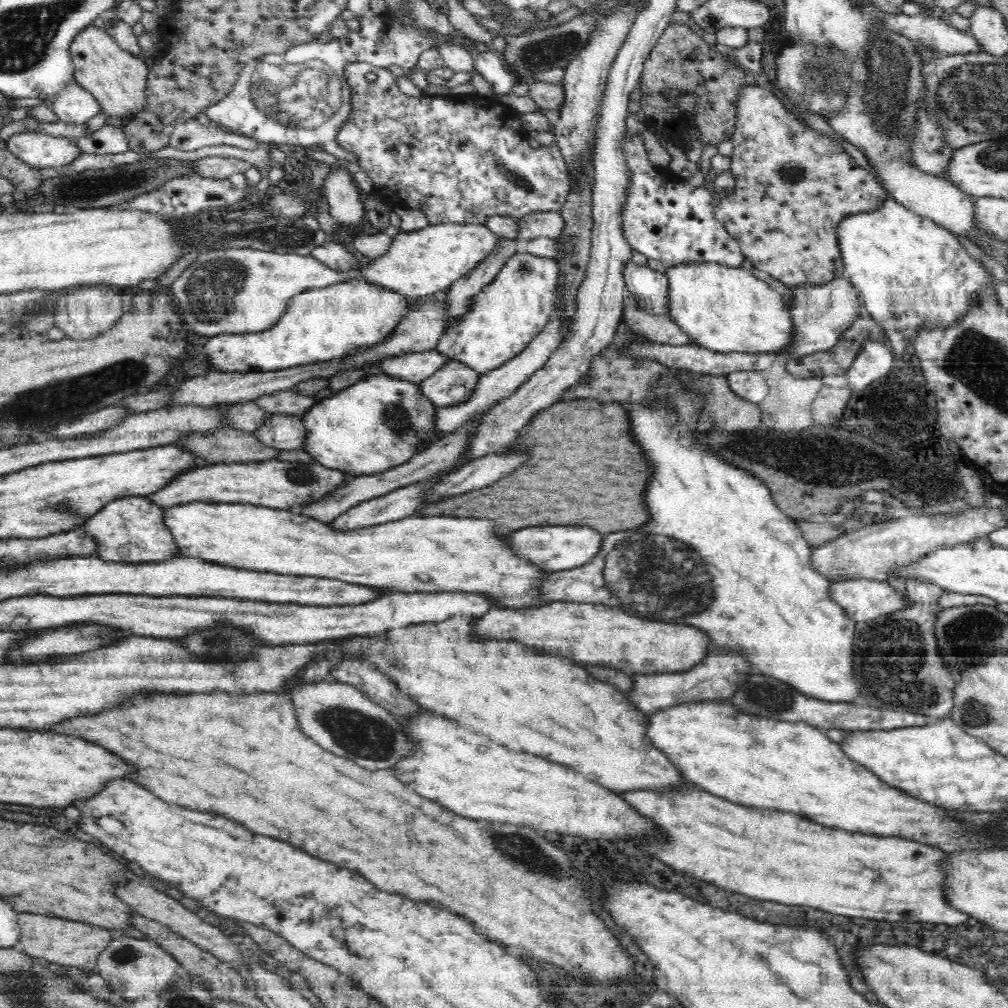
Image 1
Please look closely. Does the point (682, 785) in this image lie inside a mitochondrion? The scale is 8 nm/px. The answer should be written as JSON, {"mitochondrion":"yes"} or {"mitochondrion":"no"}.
{"mitochondrion":"no"}

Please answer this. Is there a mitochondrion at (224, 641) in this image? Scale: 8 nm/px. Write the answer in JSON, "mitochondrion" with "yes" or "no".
{"mitochondrion":"yes"}

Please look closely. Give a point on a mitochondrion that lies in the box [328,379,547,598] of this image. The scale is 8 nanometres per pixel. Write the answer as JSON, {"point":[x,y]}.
{"point":[397,418]}

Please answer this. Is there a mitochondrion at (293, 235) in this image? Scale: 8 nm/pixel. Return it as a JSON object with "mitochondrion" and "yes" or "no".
{"mitochondrion":"yes"}

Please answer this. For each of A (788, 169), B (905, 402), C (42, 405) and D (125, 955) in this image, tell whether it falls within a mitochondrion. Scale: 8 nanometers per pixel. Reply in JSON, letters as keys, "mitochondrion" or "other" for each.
{"A":"mitochondrion","B":"other","C":"mitochondrion","D":"mitochondrion"}

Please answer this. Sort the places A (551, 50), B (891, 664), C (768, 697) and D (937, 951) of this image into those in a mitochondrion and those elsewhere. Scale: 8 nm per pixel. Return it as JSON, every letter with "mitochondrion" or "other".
{"A":"mitochondrion","B":"mitochondrion","C":"mitochondrion","D":"other"}

